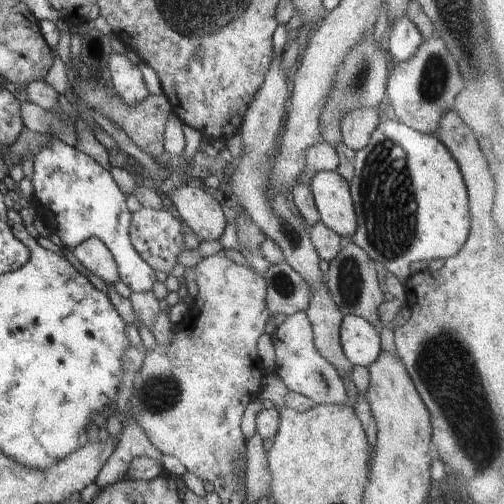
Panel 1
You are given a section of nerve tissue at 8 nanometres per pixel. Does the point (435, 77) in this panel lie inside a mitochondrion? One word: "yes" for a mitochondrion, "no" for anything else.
yes

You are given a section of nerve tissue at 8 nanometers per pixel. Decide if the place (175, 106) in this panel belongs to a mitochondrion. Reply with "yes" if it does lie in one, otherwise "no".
no

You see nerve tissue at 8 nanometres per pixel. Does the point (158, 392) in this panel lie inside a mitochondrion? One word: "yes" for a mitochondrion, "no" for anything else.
yes

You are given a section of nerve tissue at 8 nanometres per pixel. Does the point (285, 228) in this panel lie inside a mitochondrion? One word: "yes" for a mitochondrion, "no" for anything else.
yes

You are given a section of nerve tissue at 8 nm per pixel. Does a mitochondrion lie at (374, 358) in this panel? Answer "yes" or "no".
no

